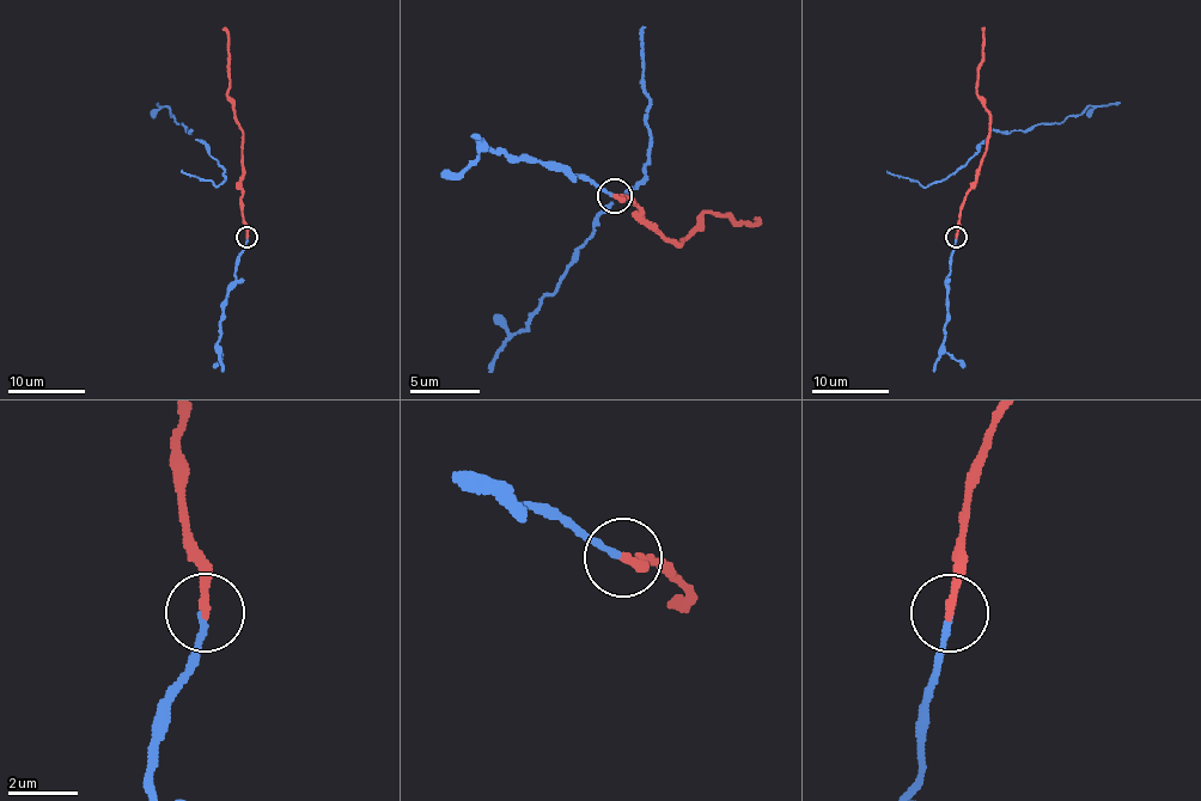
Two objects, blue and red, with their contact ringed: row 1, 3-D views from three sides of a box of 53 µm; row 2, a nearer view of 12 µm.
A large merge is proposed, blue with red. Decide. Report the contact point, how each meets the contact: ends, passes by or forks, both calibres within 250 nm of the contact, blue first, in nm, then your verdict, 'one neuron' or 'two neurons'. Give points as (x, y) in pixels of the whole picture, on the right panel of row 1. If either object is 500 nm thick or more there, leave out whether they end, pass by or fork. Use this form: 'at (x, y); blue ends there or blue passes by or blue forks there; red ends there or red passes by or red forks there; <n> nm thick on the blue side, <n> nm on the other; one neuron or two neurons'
at (956, 237); blue ends there; red ends there; 160 nm thick on the blue side, 240 nm on the other; one neuron

